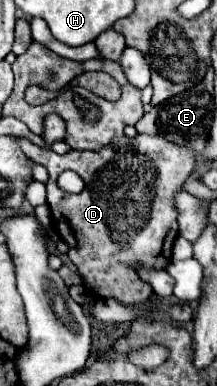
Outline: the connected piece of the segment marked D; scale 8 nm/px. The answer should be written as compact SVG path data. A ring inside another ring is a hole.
M122 135L112 139L112 143L108 143L108 147L102 147L100 151L70 151L66 155L58 155L54 151L42 149L32 141L28 141L26 137L20 137L20 147L24 149L24 155L28 159L48 169L50 179L46 181L46 195L48 195L48 205L54 219L52 227L54 231L58 231L62 241L68 243L70 247L68 259L76 265L78 273L86 279L90 291L96 297L112 297L124 305L140 305L148 301L152 291L136 275L132 265L144 263L146 267L158 269L170 263L174 239L178 237L178 221L176 221L178 209L174 203L174 195L182 191L182 185L186 183L190 171L194 169L196 153L152 135L136 135L134 139L128 139ZM66 169L82 177L84 181L82 193L72 195L58 189L56 179Z

